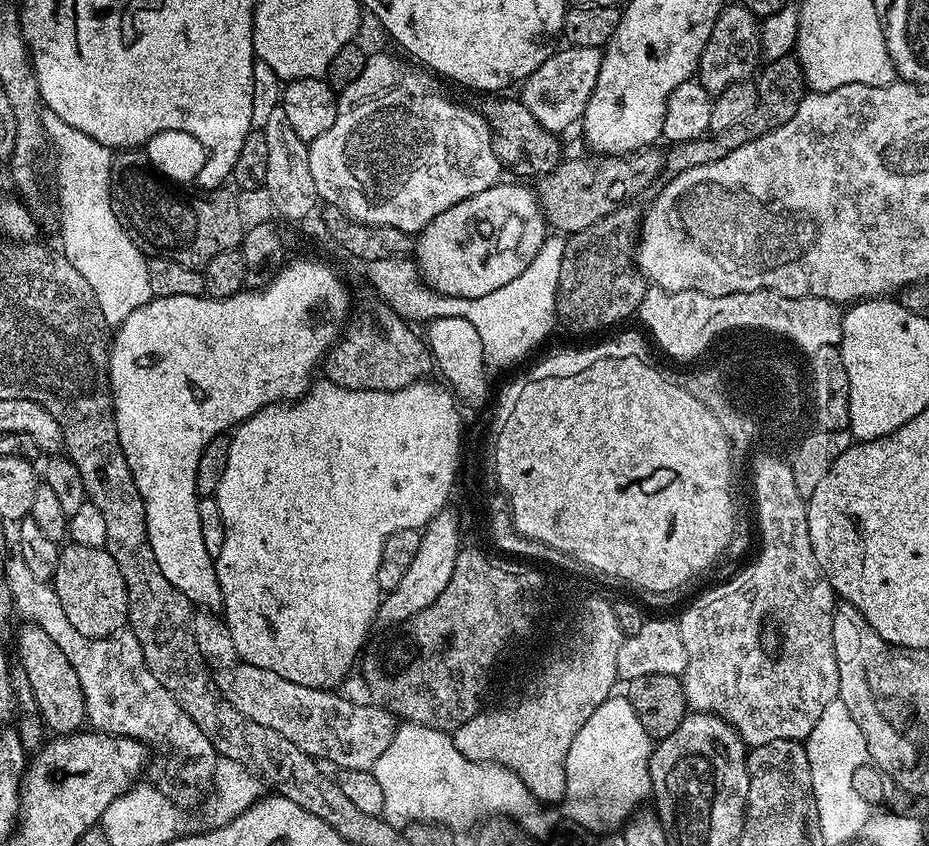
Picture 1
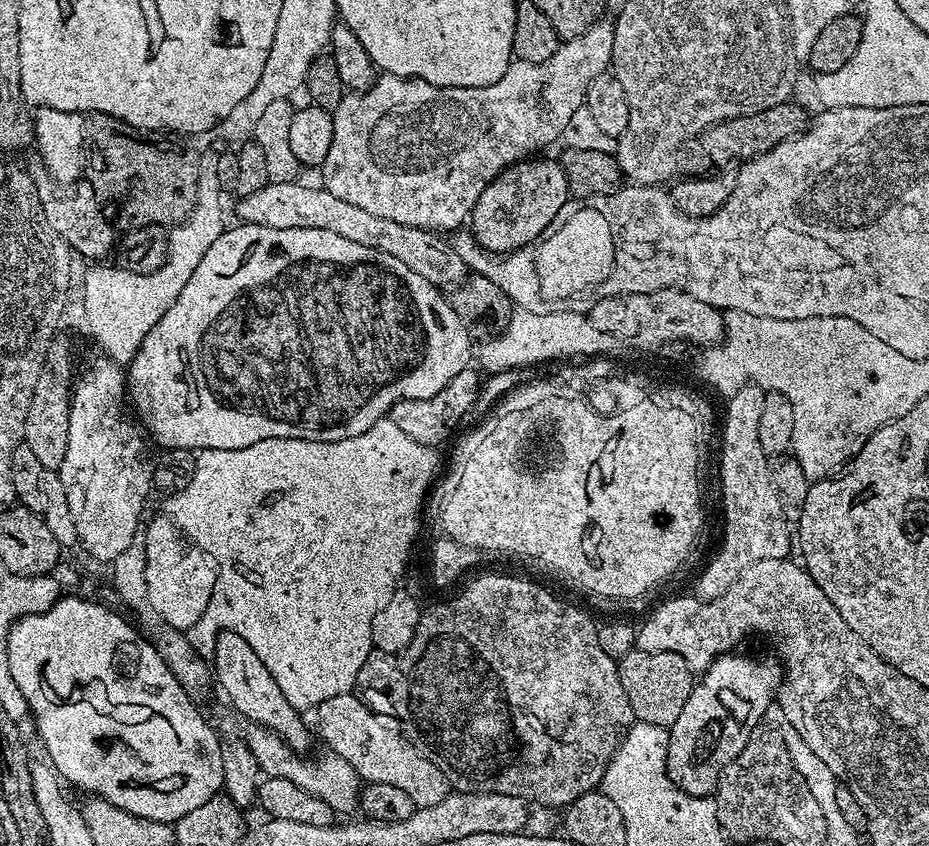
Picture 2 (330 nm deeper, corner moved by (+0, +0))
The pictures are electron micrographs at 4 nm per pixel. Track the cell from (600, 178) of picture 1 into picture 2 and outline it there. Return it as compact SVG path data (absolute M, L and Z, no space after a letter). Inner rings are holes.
M796 102L770 106L770 110L762 110L758 114L746 114L711 124L702 133L704 152L708 155L710 163L717 164L715 166L717 169L728 170L733 167L732 160L743 162L768 152L774 146L778 146L778 142L788 140L791 136L804 131L805 127L804 112L796 105Z

